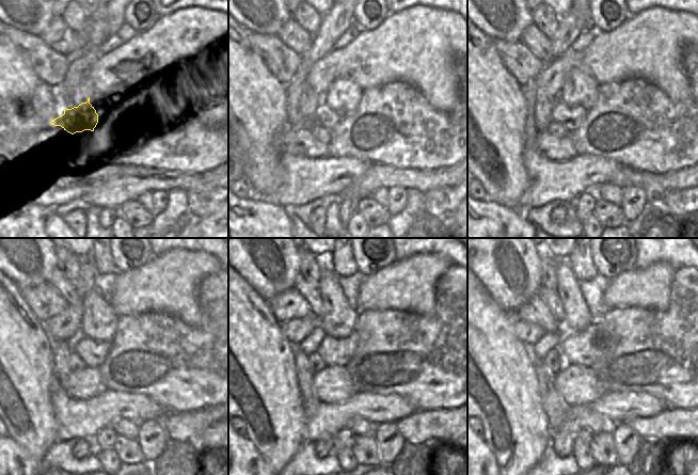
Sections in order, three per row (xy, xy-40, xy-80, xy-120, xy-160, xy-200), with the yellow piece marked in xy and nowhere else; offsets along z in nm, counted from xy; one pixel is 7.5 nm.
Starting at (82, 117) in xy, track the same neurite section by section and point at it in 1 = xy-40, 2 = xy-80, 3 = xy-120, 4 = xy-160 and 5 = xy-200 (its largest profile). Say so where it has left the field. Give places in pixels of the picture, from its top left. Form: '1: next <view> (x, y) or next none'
1: next xy-40 (324, 115)
2: next xy-80 (570, 117)
3: next xy-120 (93, 353)
4: next xy-160 (333, 351)
5: next xy-200 (584, 348)

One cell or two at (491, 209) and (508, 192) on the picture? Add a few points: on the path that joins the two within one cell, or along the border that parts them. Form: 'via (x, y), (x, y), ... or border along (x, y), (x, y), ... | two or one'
border along (492, 199), (505, 206), (518, 209) | two

